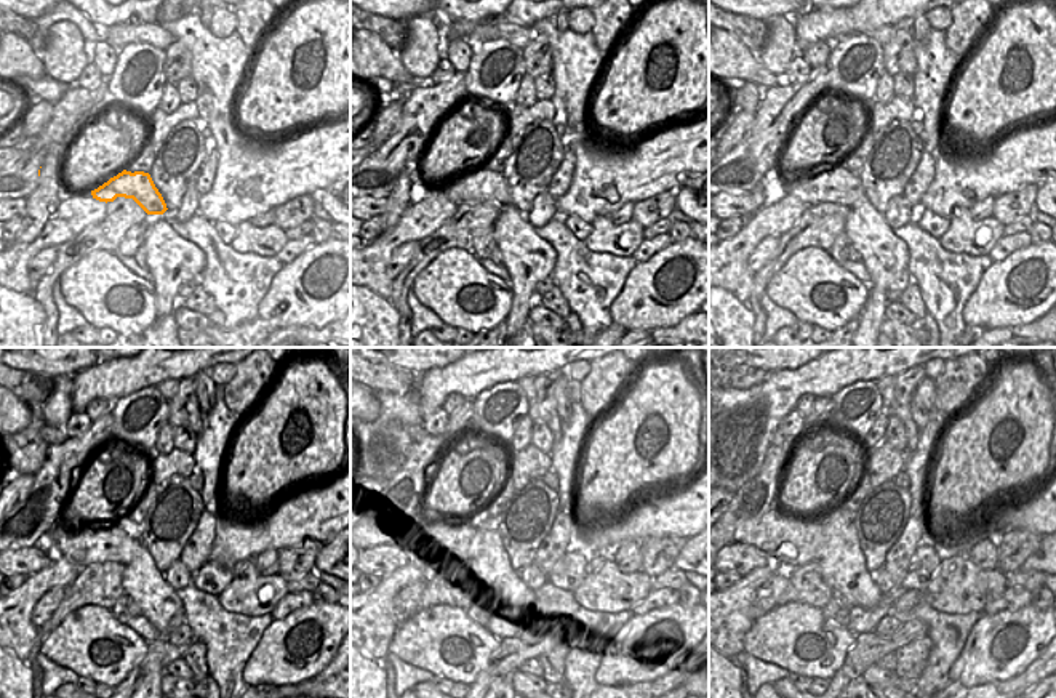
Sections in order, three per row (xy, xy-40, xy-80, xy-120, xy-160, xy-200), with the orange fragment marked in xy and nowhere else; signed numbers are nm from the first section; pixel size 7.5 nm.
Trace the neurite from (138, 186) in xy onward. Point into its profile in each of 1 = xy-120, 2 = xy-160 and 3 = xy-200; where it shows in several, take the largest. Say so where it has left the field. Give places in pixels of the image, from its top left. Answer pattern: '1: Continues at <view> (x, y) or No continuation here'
1: Continues at xy-120 (87, 546)
2: Continues at xy-160 (432, 545)
3: Continues at xy-200 (788, 541).

